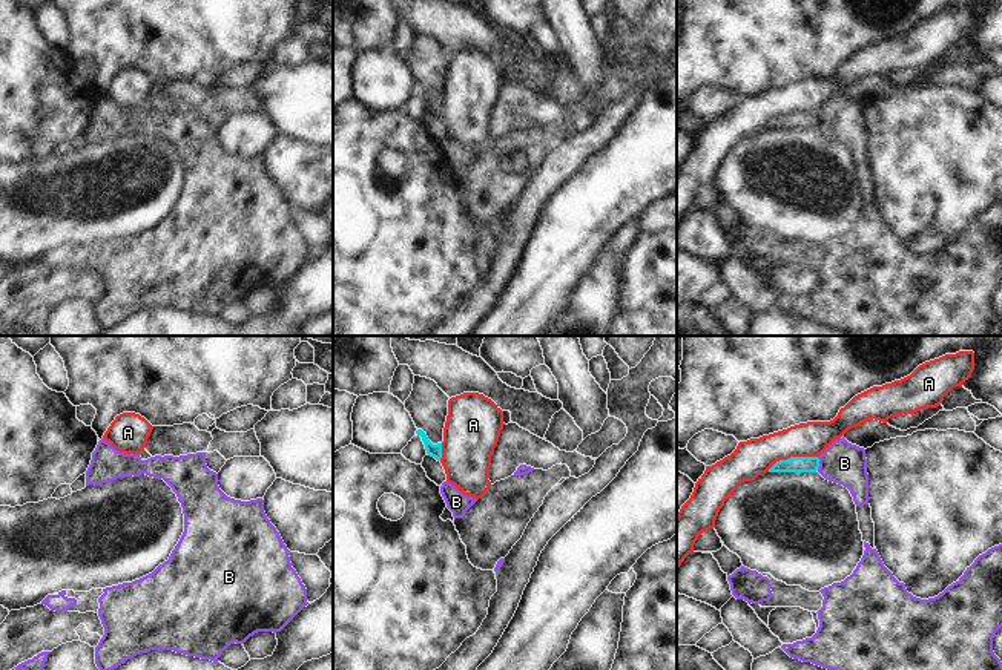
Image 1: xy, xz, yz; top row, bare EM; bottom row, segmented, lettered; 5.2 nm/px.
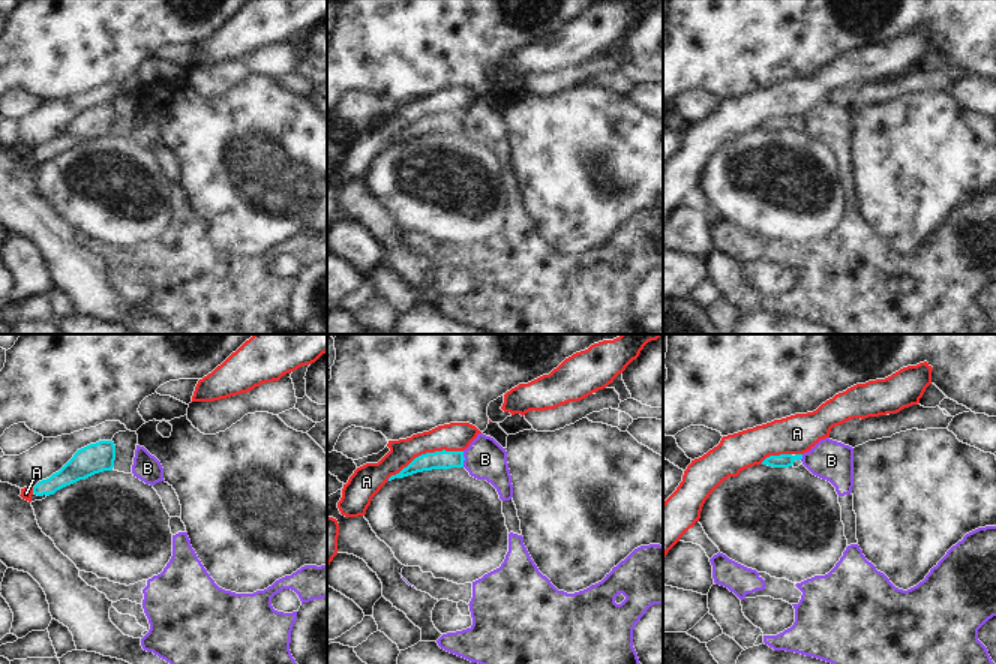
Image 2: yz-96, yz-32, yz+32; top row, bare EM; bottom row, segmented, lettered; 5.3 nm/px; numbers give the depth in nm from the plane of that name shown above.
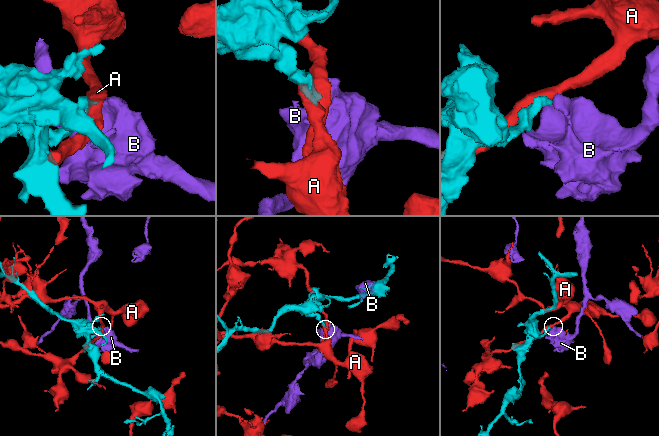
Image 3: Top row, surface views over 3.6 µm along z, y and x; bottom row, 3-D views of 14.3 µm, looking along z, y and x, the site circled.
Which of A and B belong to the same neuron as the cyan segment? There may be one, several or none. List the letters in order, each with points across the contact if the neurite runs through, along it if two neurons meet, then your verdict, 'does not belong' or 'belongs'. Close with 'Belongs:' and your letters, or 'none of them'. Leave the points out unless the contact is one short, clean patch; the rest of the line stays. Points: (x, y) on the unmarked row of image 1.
A: does not belong
B: border yz (817, 114), (818, 126); does not belong
Belongs: none of them

